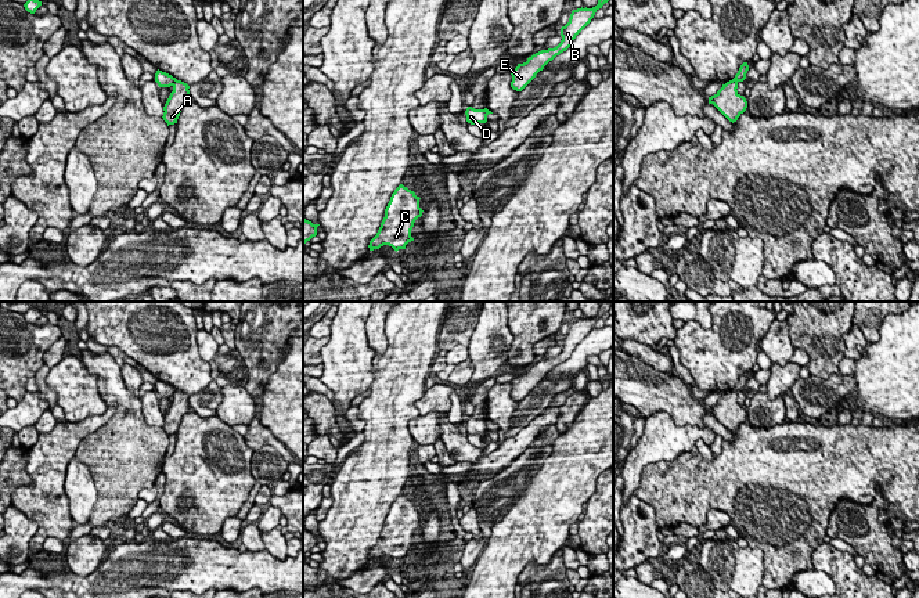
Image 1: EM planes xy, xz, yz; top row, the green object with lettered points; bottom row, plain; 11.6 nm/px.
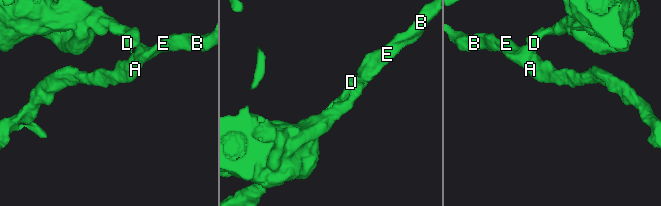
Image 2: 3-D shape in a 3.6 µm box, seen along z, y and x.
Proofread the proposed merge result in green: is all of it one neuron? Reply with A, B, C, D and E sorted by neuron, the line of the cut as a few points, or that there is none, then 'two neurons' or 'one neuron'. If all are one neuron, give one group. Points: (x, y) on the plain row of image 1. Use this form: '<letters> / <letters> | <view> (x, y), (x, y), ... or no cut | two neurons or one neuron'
A B E / C D | xy (176, 389), (172, 395) | two neurons

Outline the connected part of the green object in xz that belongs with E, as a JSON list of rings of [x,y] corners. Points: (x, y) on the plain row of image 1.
[[[602,303],[595,317],[573,320],[569,332],[561,338],[561,353],[554,359],[541,360],[533,364],[523,374],[518,374],[518,377],[511,381],[511,397],[516,401],[522,401],[549,371],[572,356],[576,346],[591,332],[595,323],[602,318],[609,309],[609,303]]]

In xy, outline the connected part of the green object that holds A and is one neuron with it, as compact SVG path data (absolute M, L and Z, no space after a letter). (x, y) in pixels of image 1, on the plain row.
M181 390L173 393L173 401L170 403L163 417L163 431L169 435L177 433L183 417L192 411L190 406L190 396Z

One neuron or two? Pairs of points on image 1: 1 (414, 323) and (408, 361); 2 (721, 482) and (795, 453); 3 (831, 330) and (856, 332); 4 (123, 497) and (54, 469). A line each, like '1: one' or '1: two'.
1: one
2: one
3: two
4: two

